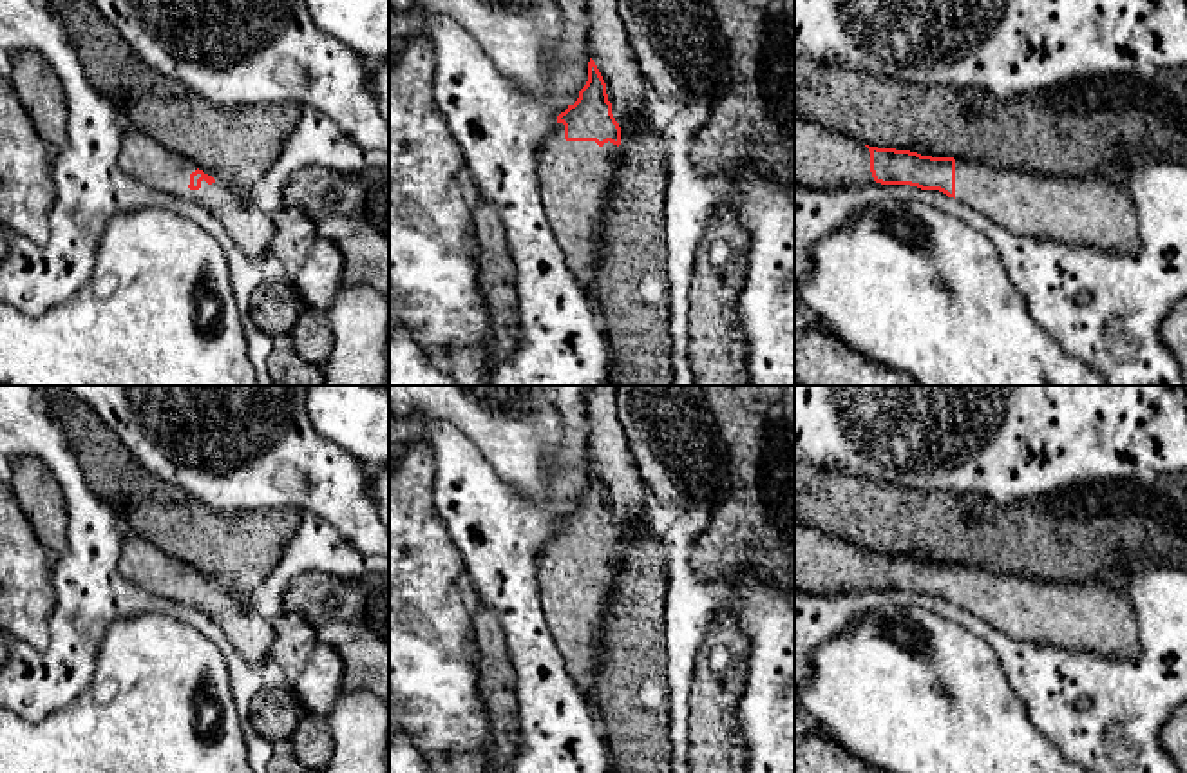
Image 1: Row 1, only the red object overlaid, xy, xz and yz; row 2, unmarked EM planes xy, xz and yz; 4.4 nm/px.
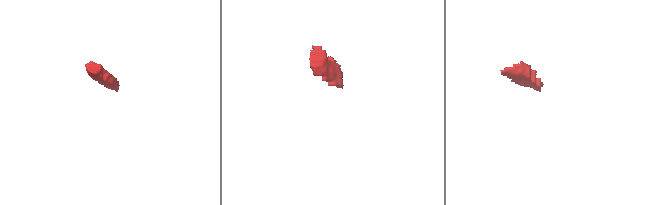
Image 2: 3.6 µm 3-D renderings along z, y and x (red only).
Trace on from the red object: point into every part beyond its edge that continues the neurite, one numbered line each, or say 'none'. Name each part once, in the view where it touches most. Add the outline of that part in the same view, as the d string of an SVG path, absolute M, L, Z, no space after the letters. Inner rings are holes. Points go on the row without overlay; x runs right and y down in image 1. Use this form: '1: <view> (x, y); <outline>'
1: xz (608, 451); M617 386L586 387L588 462L604 489L621 538L646 520L646 489L617 416Z

